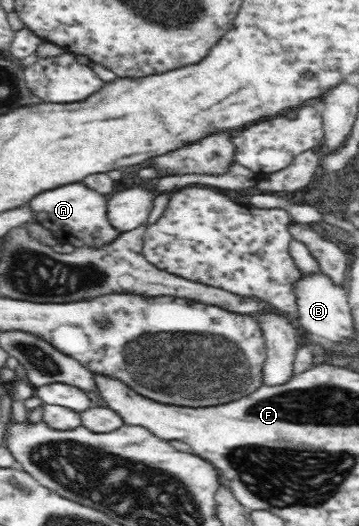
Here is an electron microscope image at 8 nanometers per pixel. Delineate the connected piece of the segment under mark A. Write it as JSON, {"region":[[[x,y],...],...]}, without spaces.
{"region":[[[71,183],[59,189],[51,189],[47,193],[39,193],[37,197],[31,199],[31,207],[36,215],[36,221],[51,231],[58,242],[69,243],[75,248],[83,246],[100,248],[110,244],[123,233],[108,220],[107,196],[79,183]]]}

